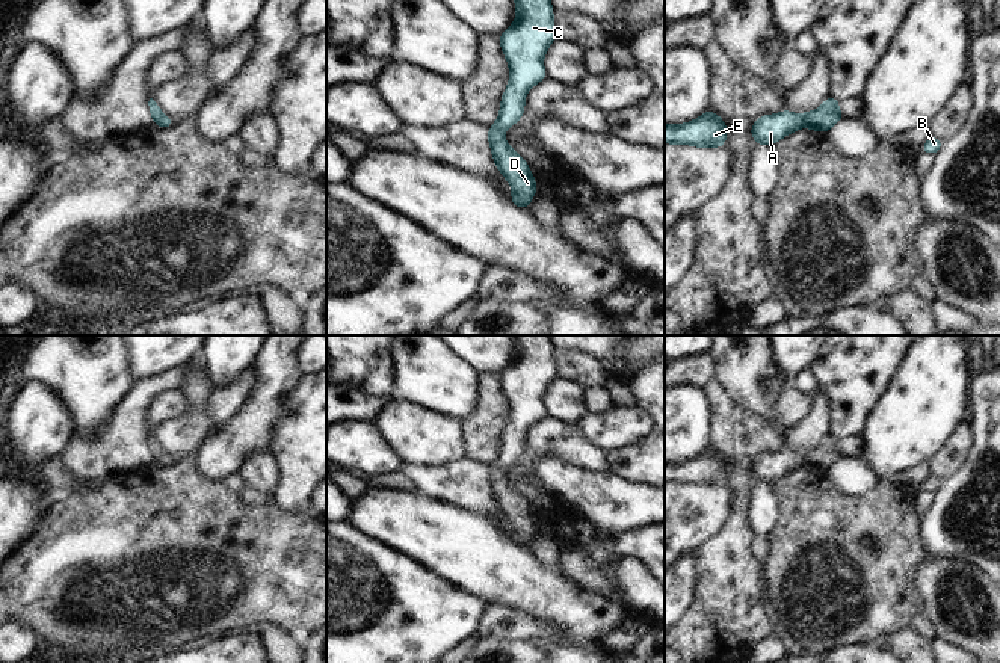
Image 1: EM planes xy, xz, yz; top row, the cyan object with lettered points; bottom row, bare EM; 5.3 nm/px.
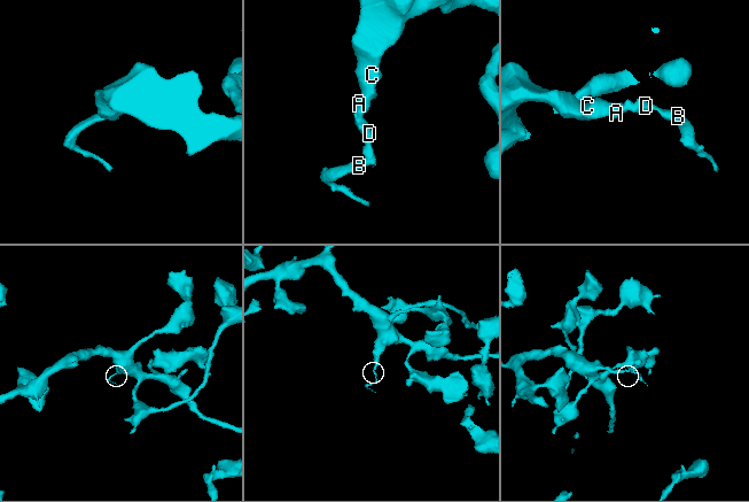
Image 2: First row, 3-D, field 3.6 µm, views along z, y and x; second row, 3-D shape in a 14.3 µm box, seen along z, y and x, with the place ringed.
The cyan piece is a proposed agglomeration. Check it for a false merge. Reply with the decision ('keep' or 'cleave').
cleave

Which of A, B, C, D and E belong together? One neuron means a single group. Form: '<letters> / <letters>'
A C E / B D

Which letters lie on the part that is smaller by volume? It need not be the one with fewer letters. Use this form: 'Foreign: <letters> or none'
Foreign: B, D

